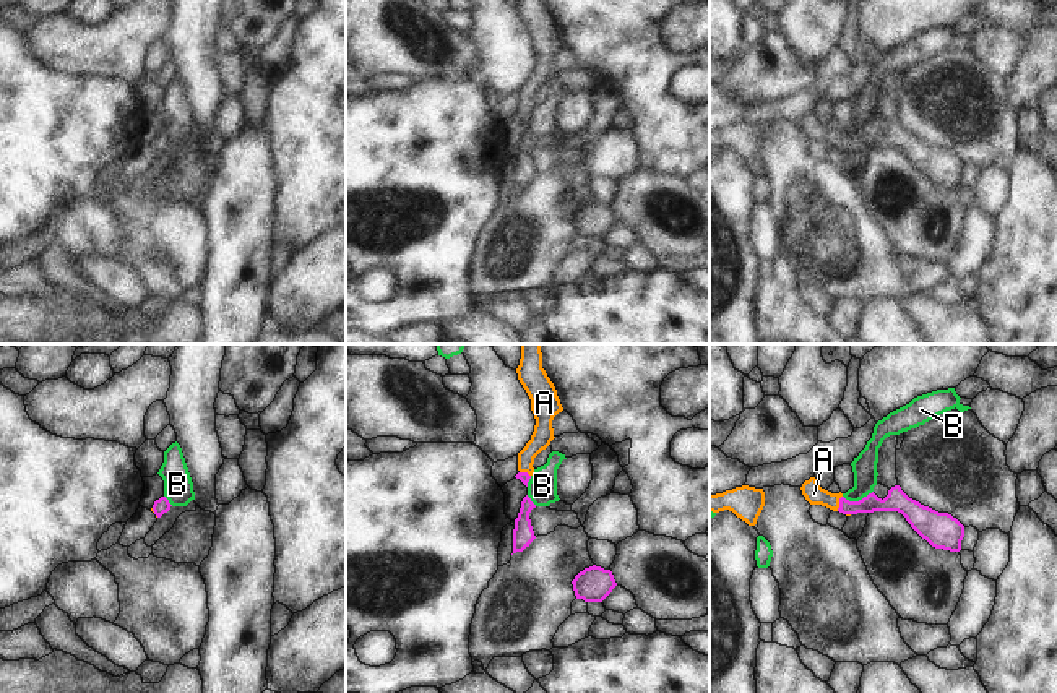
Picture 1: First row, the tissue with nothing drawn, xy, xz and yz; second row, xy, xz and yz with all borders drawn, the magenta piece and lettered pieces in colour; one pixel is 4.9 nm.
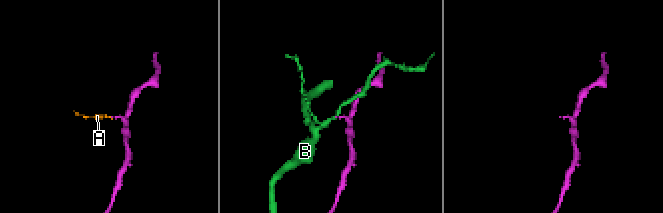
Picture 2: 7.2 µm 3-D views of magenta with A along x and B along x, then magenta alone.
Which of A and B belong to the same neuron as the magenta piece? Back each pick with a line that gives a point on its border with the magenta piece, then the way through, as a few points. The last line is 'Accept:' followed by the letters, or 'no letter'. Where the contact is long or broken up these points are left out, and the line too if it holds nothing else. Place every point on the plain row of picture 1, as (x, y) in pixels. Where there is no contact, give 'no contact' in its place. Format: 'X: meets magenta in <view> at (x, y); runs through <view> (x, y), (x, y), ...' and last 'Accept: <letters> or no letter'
A: meets magenta in yz at (840, 140); runs through yz (869, 140), (840, 140), (814, 130)
Accept: A

